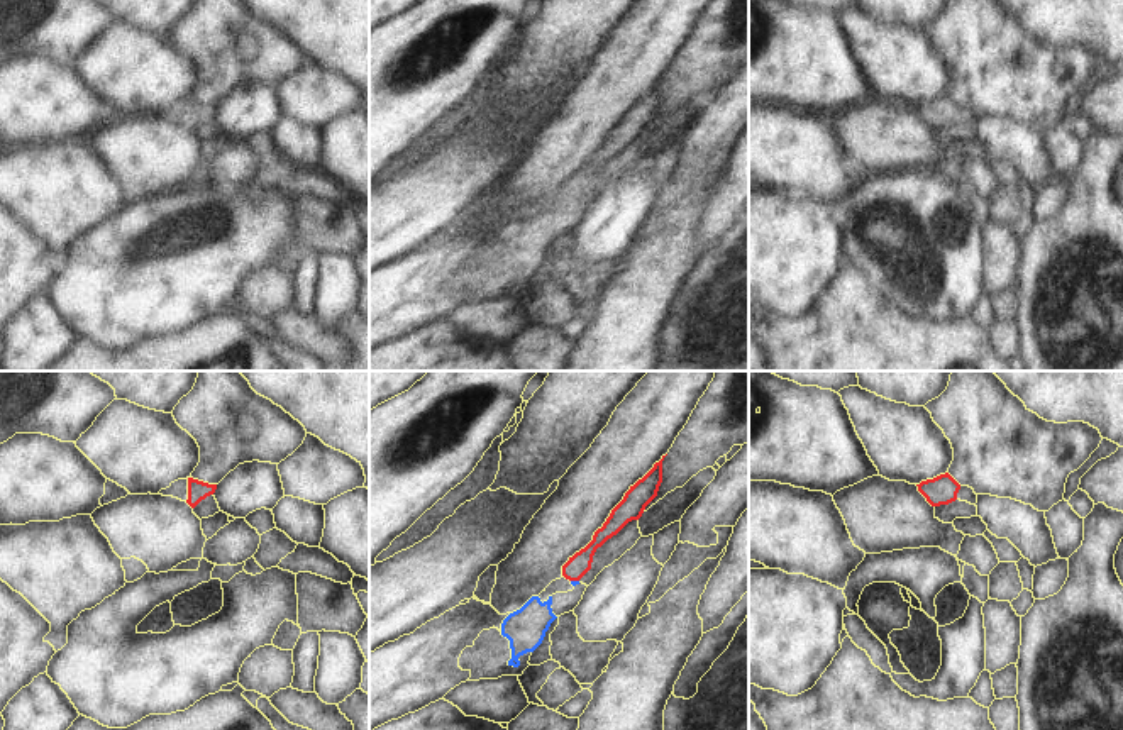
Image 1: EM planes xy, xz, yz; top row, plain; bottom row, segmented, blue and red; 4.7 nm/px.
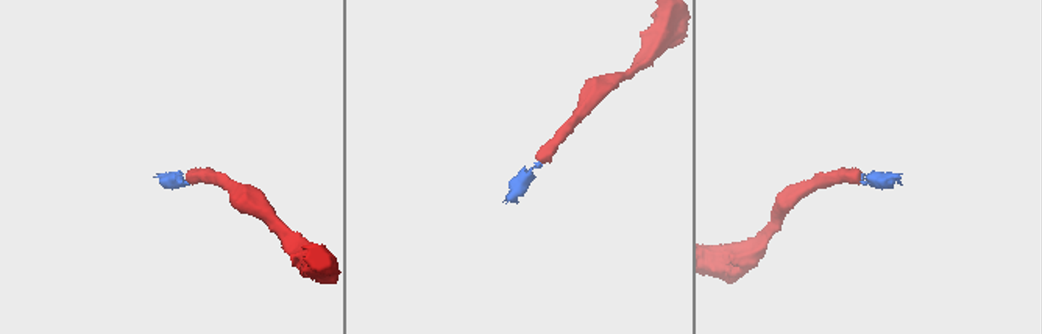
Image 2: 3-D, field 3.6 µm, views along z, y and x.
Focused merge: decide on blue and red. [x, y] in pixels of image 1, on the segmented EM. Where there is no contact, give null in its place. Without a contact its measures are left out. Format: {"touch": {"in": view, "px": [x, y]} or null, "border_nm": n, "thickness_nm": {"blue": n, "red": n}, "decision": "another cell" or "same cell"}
{"touch": {"in": "xz", "px": [575, 581]}, "border_nm": 40, "thickness_nm": {"blue": 20, "red": 100}, "decision": "same cell"}

